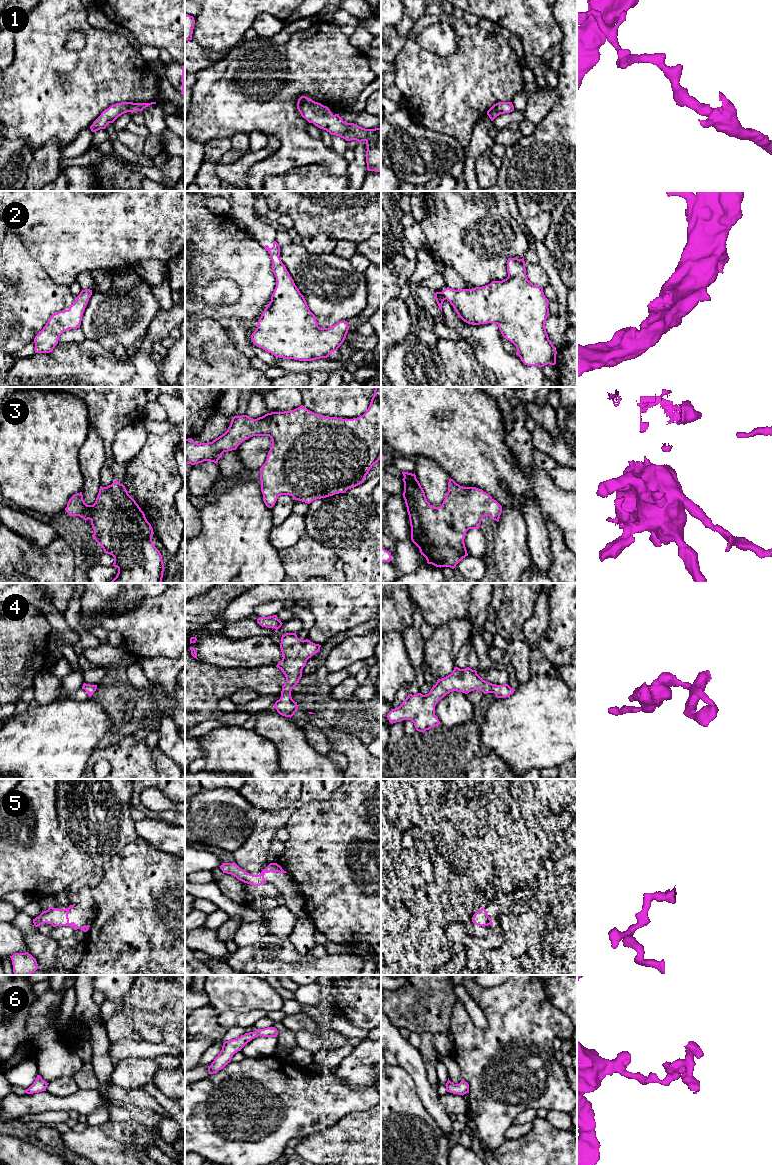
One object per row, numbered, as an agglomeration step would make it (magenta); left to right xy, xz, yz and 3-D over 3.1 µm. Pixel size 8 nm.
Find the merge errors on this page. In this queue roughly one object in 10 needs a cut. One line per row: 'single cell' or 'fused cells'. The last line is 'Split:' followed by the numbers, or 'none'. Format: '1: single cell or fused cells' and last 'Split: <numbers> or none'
1: single cell
2: single cell
3: single cell
4: single cell
5: single cell
6: single cell
Split: none

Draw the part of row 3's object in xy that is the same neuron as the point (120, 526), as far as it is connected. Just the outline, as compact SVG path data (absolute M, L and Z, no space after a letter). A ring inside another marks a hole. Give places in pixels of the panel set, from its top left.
M117 479L109 486L100 486L93 505L87 505L82 492L74 494L68 501L65 511L70 516L79 516L91 521L92 537L101 545L104 553L114 557L112 566L118 568L116 577L110 583L161 583L164 564L160 551L154 546L151 524L136 501L128 494L125 486Z

